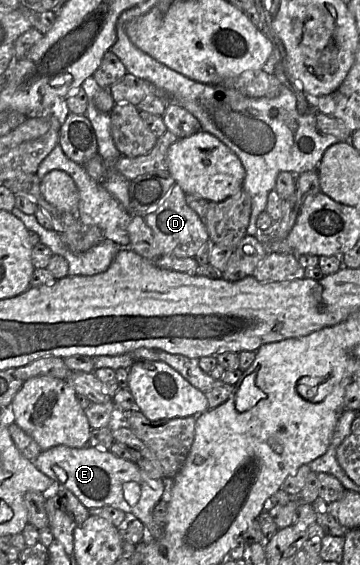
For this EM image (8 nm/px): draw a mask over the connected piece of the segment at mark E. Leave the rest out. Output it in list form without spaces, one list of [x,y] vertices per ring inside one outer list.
[[[64,445],[42,450],[33,463],[44,475],[73,493],[87,509],[113,507],[134,515],[145,526],[143,543],[146,545],[162,536],[163,525],[153,519],[152,510],[162,499],[165,481],[150,479],[135,463],[118,458],[109,450]]]

